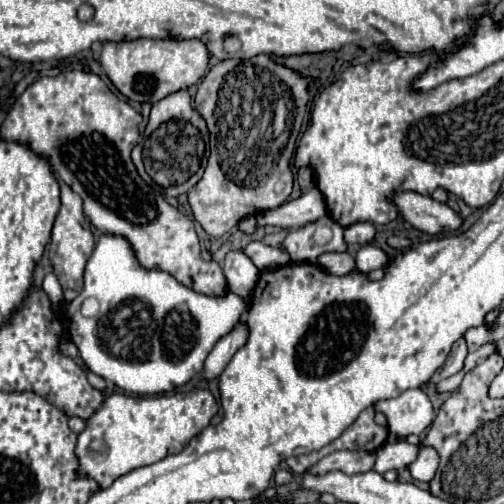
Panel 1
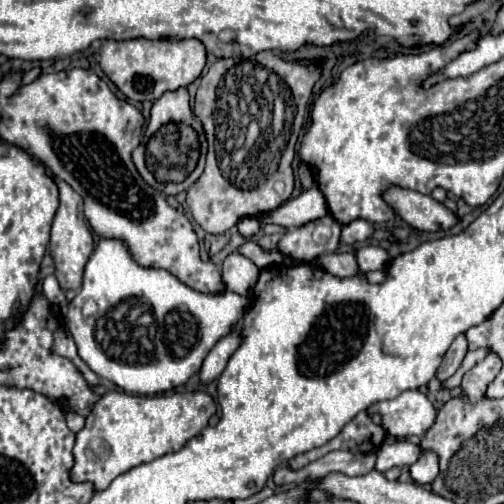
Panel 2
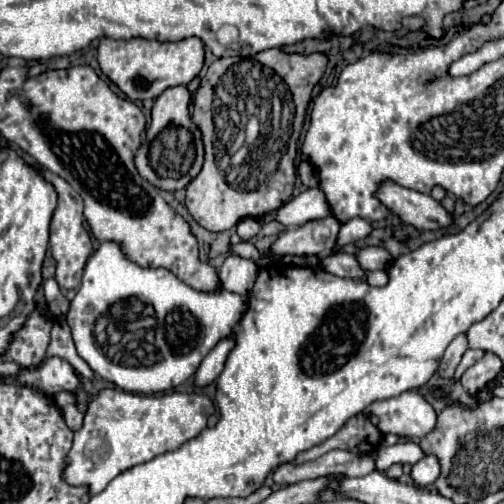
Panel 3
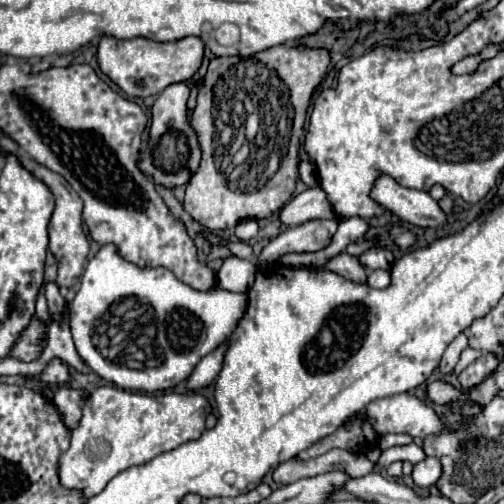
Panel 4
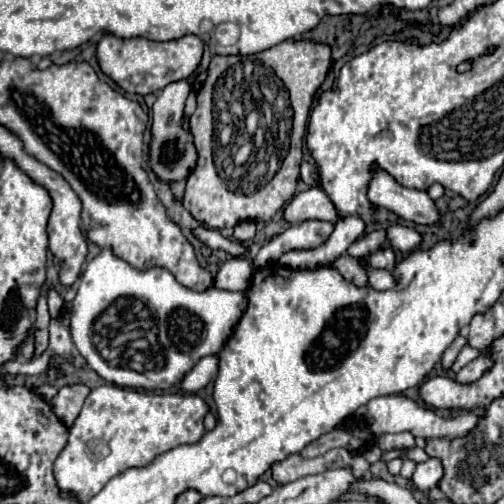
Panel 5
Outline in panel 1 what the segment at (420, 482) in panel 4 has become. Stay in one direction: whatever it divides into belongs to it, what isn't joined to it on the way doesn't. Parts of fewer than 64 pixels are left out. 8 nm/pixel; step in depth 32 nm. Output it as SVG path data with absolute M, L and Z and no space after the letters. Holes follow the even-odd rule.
M420 446L416 460L408 466L410 474L420 482L430 482L438 468L438 452L432 446Z

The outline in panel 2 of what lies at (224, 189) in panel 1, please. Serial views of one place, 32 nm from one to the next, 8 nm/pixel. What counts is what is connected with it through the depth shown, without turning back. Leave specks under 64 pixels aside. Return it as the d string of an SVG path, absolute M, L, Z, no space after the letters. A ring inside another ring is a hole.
M262 52L254 58L226 58L218 60L210 66L208 74L202 76L202 84L198 86L194 112L202 120L206 128L206 136L210 142L208 158L204 174L198 182L188 190L188 208L194 220L210 234L224 234L238 220L246 216L258 216L264 212L272 212L282 206L294 188L294 172L292 160L296 156L296 142L304 124L304 116L308 114L308 102L312 94L314 82L320 78L320 66L298 66L284 62L276 52ZM256 120L260 126L260 140L264 142L264 152L246 152L244 158L234 158L238 150L244 148L244 138L248 124Z

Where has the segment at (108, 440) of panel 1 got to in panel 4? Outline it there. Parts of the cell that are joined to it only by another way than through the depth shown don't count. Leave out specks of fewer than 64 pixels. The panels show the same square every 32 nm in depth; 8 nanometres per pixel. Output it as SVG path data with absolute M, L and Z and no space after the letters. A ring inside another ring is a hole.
M102 386L84 402L80 426L72 430L70 448L60 458L60 482L66 488L80 488L86 498L92 498L122 470L146 464L162 452L196 440L206 428L206 416L210 412L210 402L196 392L142 394Z

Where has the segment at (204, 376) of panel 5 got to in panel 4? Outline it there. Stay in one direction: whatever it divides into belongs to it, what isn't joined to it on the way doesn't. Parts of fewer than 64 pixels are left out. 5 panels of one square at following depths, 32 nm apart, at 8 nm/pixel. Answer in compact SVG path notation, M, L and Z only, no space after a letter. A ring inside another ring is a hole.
M228 342L220 344L220 348L216 348L216 352L210 352L208 356L204 356L204 360L200 360L200 364L194 368L192 376L188 378L188 388L192 388L192 390L204 388L220 374L220 364L224 362L224 348L228 348Z

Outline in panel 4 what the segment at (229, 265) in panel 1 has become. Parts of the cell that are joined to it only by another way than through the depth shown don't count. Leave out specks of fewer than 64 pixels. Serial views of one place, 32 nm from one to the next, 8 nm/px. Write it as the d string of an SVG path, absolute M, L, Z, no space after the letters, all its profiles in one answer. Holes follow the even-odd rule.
M228 256L216 276L218 276L218 288L246 294L248 288L252 288L252 280L256 278L256 264L252 260Z

